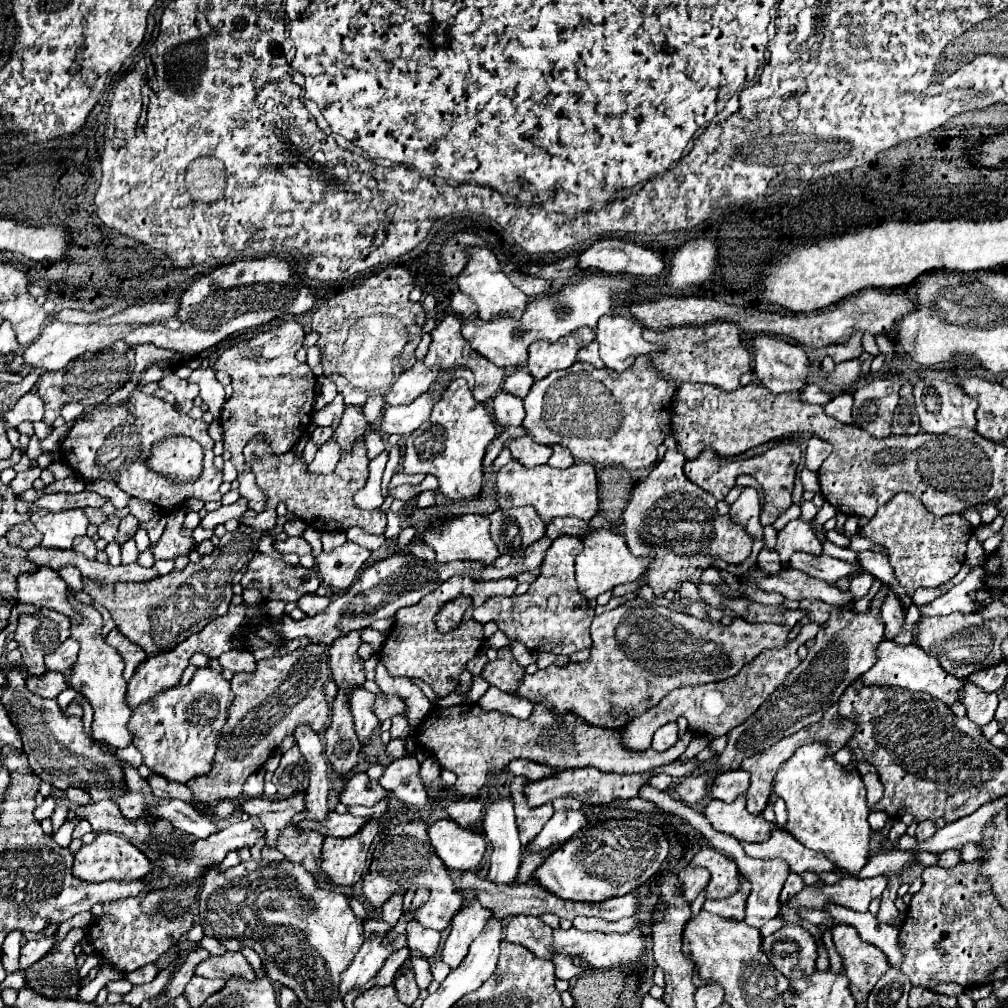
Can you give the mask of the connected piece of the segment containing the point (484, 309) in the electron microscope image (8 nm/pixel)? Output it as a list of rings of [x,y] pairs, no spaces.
[[[476,246],[476,248],[468,248],[466,252],[466,268],[460,272],[458,276],[458,288],[470,296],[476,304],[476,310],[478,310],[478,316],[482,320],[494,320],[494,318],[520,318],[526,304],[528,304],[528,296],[524,292],[520,292],[510,280],[508,276],[500,270],[498,266],[498,260],[496,256],[492,254],[490,248],[482,248],[482,246]]]

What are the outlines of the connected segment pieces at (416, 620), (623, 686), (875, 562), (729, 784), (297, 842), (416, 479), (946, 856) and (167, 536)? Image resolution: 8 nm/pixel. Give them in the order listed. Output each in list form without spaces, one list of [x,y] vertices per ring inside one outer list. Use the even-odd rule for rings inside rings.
[[[455,575],[436,588],[432,596],[424,596],[414,606],[400,608],[394,616],[394,626],[382,644],[380,650],[380,662],[386,666],[390,676],[404,676],[404,678],[420,678],[432,686],[436,696],[444,698],[454,692],[454,688],[460,682],[460,672],[464,670],[466,662],[476,656],[485,637],[481,624],[474,620],[472,613],[474,608],[486,602],[490,596],[514,596],[514,590],[518,586],[516,578],[500,578],[500,580],[488,580],[488,582],[472,582],[470,576]],[[463,595],[472,598],[472,606],[466,611],[462,624],[448,634],[440,634],[436,630],[435,616],[438,610],[446,602]]]
[[[634,598],[610,612],[604,612],[602,616],[594,616],[592,622],[592,652],[586,662],[580,664],[566,664],[566,666],[548,666],[544,670],[538,670],[534,674],[524,674],[518,682],[516,696],[532,700],[534,704],[542,704],[544,708],[552,710],[554,716],[564,714],[576,714],[584,718],[590,726],[600,728],[614,728],[622,730],[628,722],[632,722],[636,716],[642,716],[646,710],[656,706],[668,692],[682,686],[698,686],[708,682],[720,682],[726,678],[732,678],[740,672],[744,664],[748,664],[752,658],[756,658],[762,650],[768,648],[784,648],[788,646],[790,626],[782,624],[750,624],[742,618],[734,618],[732,624],[724,626],[722,622],[706,622],[688,614],[672,612],[666,606],[660,606],[656,602]]]
[[[860,552],[858,558],[860,558],[860,564],[866,566],[866,572],[870,572],[876,578],[882,578],[882,582],[896,588],[896,596],[902,596],[906,608],[912,604],[912,600],[910,600],[910,596],[906,596],[904,588],[900,588],[900,584],[896,584],[896,578],[894,578],[892,566],[888,564],[886,554],[882,554],[882,552]]]
[[[728,770],[716,776],[712,784],[712,798],[722,802],[734,802],[740,794],[746,794],[750,784],[750,774],[746,770]]]
[[[286,826],[284,832],[278,836],[278,850],[286,856],[286,860],[296,862],[304,856],[312,856],[312,850],[322,846],[324,836],[320,832],[306,832],[306,838],[296,838],[296,826]]]
[[[396,472],[389,485],[388,488],[394,488],[396,486],[400,486],[402,484],[410,484],[410,485],[417,485],[425,478],[424,474],[415,474],[415,475],[408,475],[403,472]]]
[[[948,850],[948,852],[942,852],[940,854],[940,866],[944,866],[944,868],[954,868],[954,866],[958,866],[962,860],[960,860],[960,852],[956,852],[956,850]]]
[[[183,509],[170,514],[160,540],[154,546],[150,546],[150,552],[154,554],[156,560],[160,560],[160,558],[174,558],[174,556],[180,556],[180,554],[190,554],[196,548],[194,542],[190,538],[186,538],[181,532],[184,518],[185,511]]]

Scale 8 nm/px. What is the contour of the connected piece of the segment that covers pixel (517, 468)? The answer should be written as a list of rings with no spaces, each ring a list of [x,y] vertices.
[[[518,460],[506,464],[496,478],[498,488],[498,504],[500,508],[514,508],[514,506],[534,506],[544,524],[550,524],[554,518],[560,516],[574,516],[582,520],[592,520],[598,512],[598,482],[592,464],[572,464],[566,470],[552,468],[548,464],[526,468]]]

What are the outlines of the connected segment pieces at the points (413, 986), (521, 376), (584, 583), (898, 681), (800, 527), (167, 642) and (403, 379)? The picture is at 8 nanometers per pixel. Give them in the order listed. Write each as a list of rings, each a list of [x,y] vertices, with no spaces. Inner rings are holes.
[[[412,968],[408,970],[408,974],[406,974],[406,972],[398,974],[398,976],[394,978],[392,986],[394,986],[396,994],[398,994],[398,1000],[404,1002],[406,1006],[412,1006],[414,1000],[418,998],[420,988],[418,988],[418,984],[416,984],[416,980],[414,980],[414,972],[412,972]]]
[[[516,368],[516,370],[514,370],[514,372],[510,372],[510,376],[504,380],[502,390],[512,392],[514,396],[524,398],[524,396],[528,394],[528,390],[532,388],[532,384],[534,384],[532,374],[530,374],[526,368]]]
[[[598,530],[592,536],[582,538],[582,542],[584,542],[584,550],[580,552],[582,566],[576,566],[576,582],[578,582],[580,594],[586,600],[598,598],[600,594],[612,590],[618,584],[640,580],[644,576],[644,572],[648,570],[648,566],[652,564],[652,558],[634,556],[628,550],[624,538],[612,530]]]
[[[884,640],[876,648],[876,658],[878,658],[876,664],[860,676],[860,682],[864,686],[872,686],[872,684],[876,684],[876,686],[900,686],[900,688],[908,688],[912,692],[926,692],[948,706],[958,700],[958,690],[962,688],[962,682],[958,678],[954,678],[952,674],[944,672],[944,668],[938,664],[938,660],[928,656],[918,646],[914,646],[914,644],[898,646],[896,642]]]
[[[802,518],[790,520],[780,532],[776,542],[776,552],[780,554],[780,560],[784,566],[788,566],[792,552],[808,552],[808,554],[822,554],[822,544],[816,538],[814,528],[810,522],[804,522]]]
[[[238,526],[234,532],[226,532],[212,554],[200,556],[198,562],[190,562],[184,570],[174,570],[164,576],[156,576],[148,582],[120,582],[120,584],[92,584],[84,580],[84,590],[100,602],[114,618],[116,628],[132,642],[136,642],[148,656],[156,656],[158,650],[174,648],[180,640],[204,628],[204,624],[228,612],[232,602],[232,578],[252,560],[258,550],[260,538],[268,532],[258,532],[250,526]]]
[[[422,334],[422,340],[420,340],[420,344],[416,348],[418,362],[396,380],[396,384],[392,386],[392,392],[388,396],[384,396],[386,404],[390,404],[390,406],[410,404],[416,396],[420,396],[420,392],[426,392],[426,388],[434,382],[436,370],[428,368],[424,364],[428,346],[430,346],[430,334]]]

